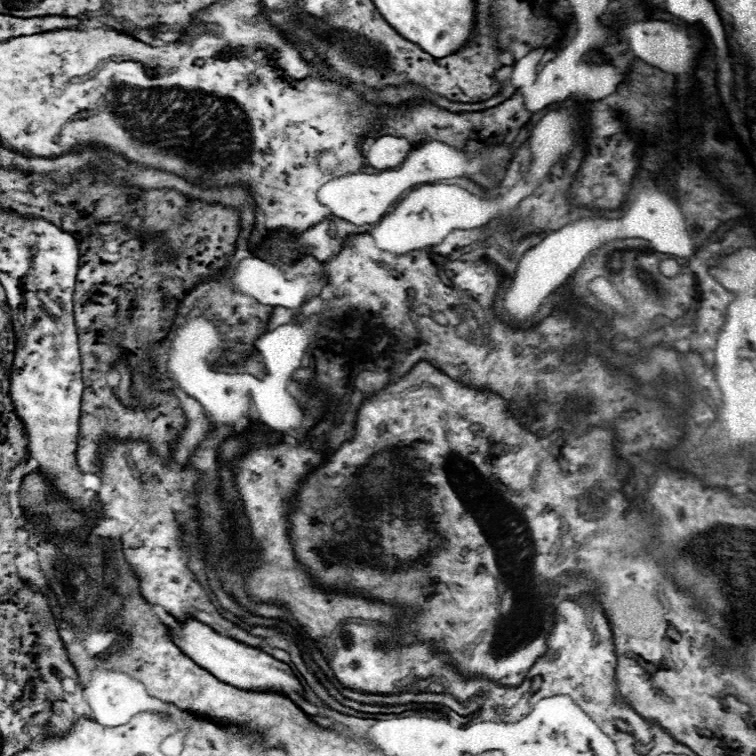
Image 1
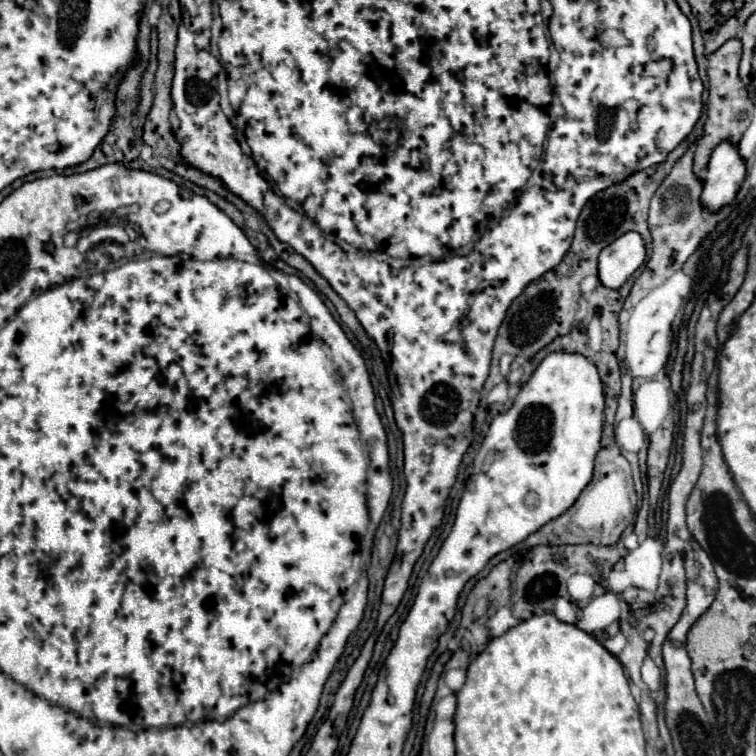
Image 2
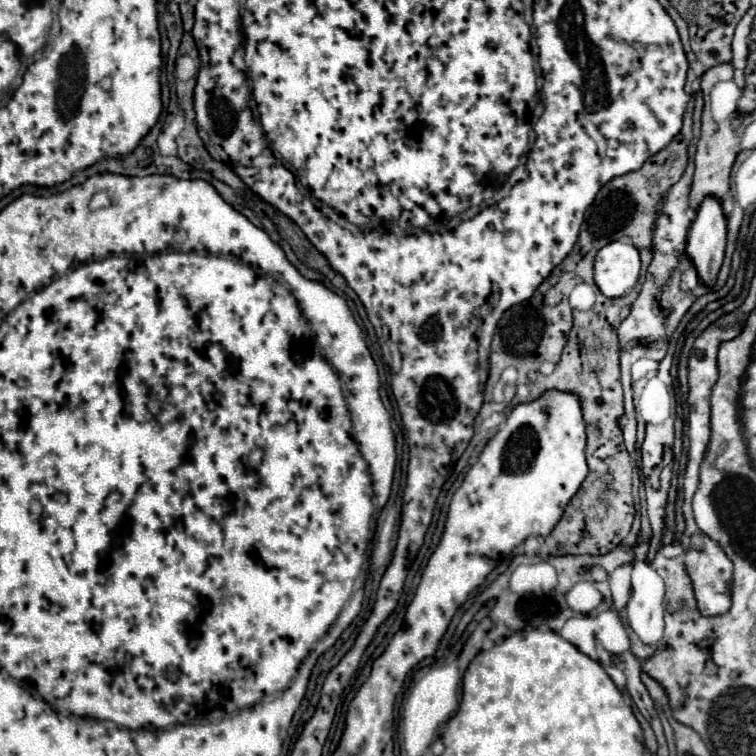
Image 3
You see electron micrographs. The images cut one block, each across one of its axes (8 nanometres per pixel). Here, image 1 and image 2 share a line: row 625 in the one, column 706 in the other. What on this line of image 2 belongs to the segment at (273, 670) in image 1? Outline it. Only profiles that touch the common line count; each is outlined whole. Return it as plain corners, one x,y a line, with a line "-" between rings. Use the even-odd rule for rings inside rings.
730,140
720,142
710,158
708,176
704,180
702,204
716,212
718,208
730,204
738,194
746,178
746,160
740,156
738,146

